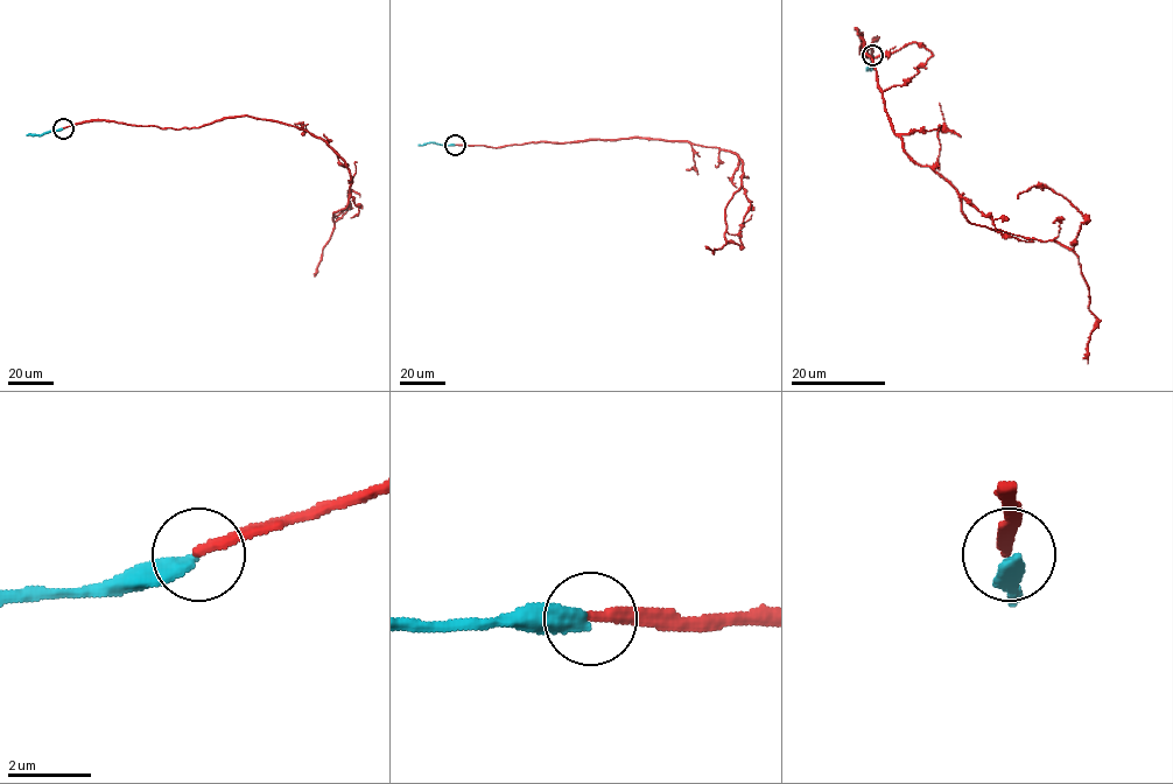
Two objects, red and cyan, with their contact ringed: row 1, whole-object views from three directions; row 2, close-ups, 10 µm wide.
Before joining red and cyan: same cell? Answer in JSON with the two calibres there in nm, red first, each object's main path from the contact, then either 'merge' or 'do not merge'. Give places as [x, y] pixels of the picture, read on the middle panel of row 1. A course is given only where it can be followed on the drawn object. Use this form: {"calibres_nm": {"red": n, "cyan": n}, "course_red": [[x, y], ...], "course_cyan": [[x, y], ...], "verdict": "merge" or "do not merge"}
{"calibres_nm": {"red": 280, "cyan": 400}, "course_red": [[455, 145], [644, 138], [715, 146], [743, 166], [742, 186], [725, 209], [727, 240], [742, 246], [751, 215]], "course_cyan": [[455, 145], [419, 145]], "verdict": "do not merge"}

